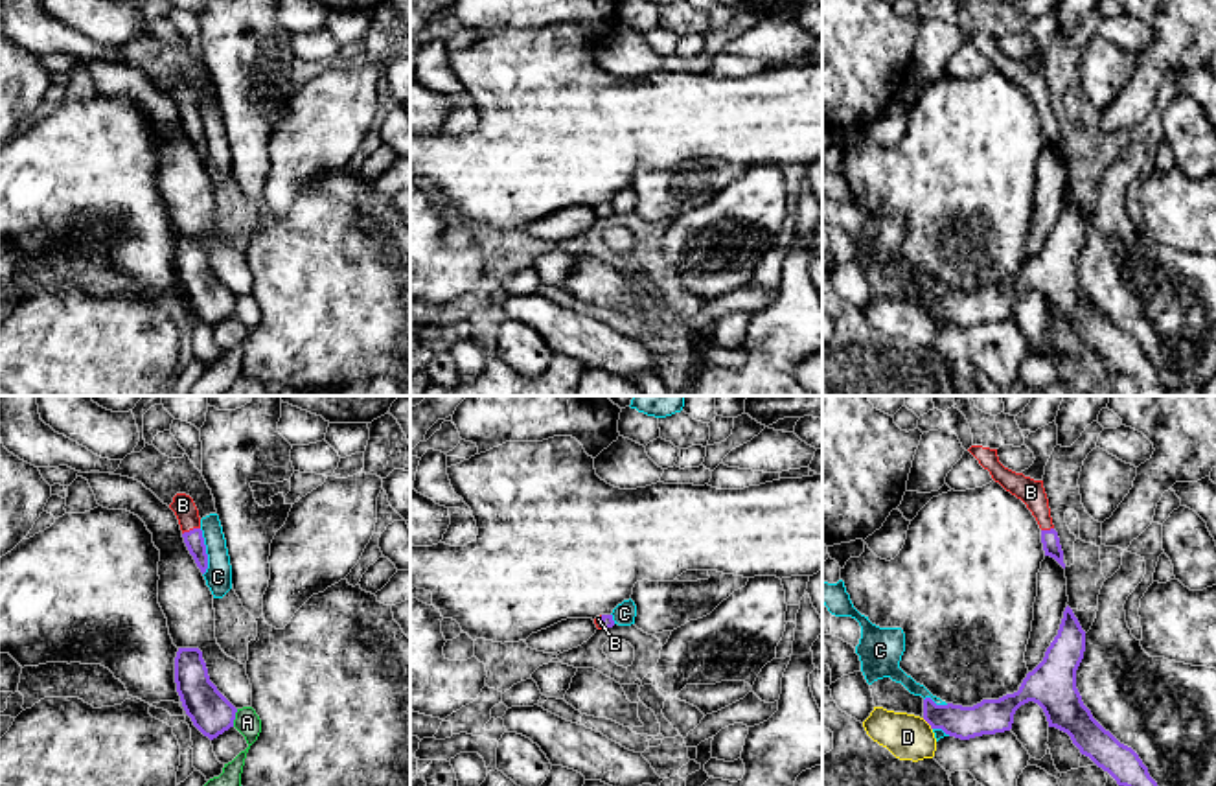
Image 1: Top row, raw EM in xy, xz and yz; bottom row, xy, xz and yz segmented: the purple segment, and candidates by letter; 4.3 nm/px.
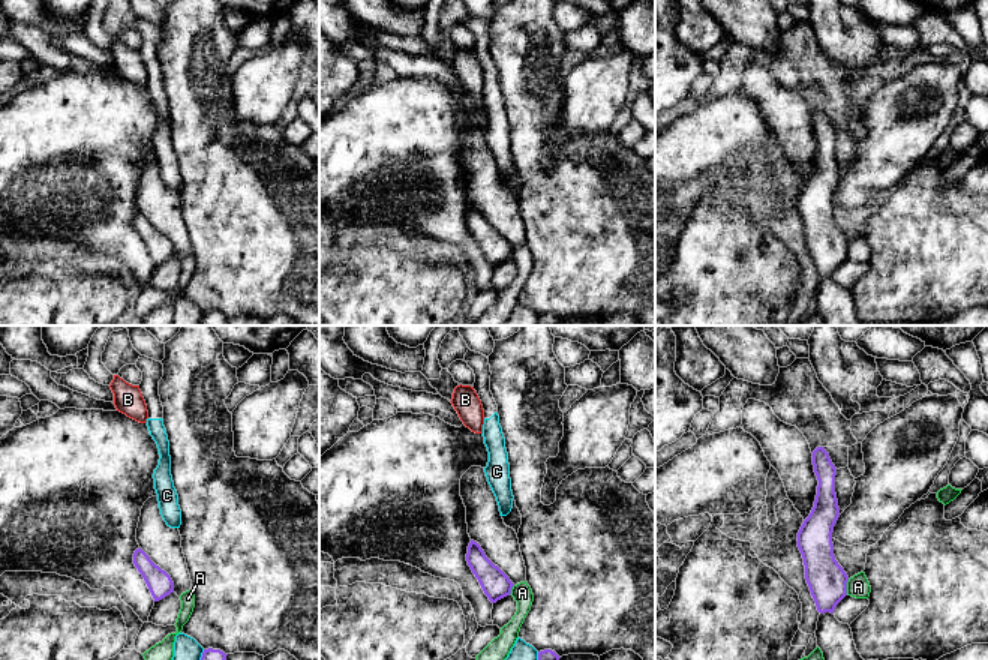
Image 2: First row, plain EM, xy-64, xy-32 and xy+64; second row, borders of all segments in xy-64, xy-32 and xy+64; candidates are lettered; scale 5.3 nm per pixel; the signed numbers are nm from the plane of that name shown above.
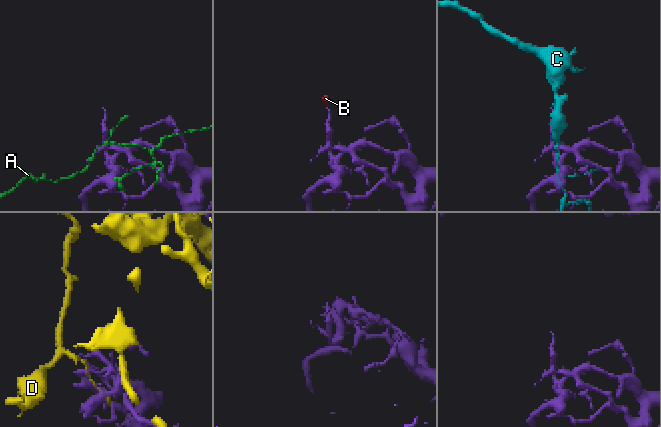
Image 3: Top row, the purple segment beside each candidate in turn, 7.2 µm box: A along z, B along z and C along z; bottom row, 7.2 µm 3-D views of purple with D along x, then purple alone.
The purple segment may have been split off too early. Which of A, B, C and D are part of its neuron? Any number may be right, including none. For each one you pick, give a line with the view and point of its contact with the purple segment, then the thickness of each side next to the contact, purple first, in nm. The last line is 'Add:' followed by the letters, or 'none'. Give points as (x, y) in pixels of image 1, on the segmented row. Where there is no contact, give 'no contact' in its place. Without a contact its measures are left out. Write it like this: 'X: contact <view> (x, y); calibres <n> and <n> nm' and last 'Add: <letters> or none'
B: contact xy (190, 531); calibres 90 and 100 nm
Add: B

